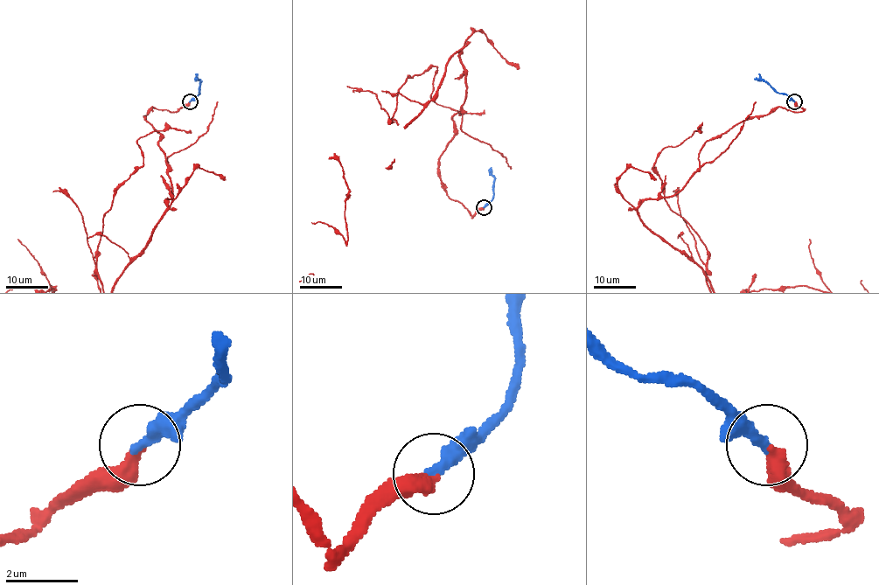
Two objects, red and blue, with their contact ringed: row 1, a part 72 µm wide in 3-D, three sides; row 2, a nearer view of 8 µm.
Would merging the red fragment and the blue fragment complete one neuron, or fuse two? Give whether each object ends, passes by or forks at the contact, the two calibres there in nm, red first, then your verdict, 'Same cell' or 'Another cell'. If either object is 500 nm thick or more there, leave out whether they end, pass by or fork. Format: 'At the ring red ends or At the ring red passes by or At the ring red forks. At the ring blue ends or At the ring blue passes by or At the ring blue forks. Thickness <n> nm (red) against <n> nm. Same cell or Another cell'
At the ring red ends. At the ring blue ends. Thickness 400 nm (red) against 360 nm. Same cell

